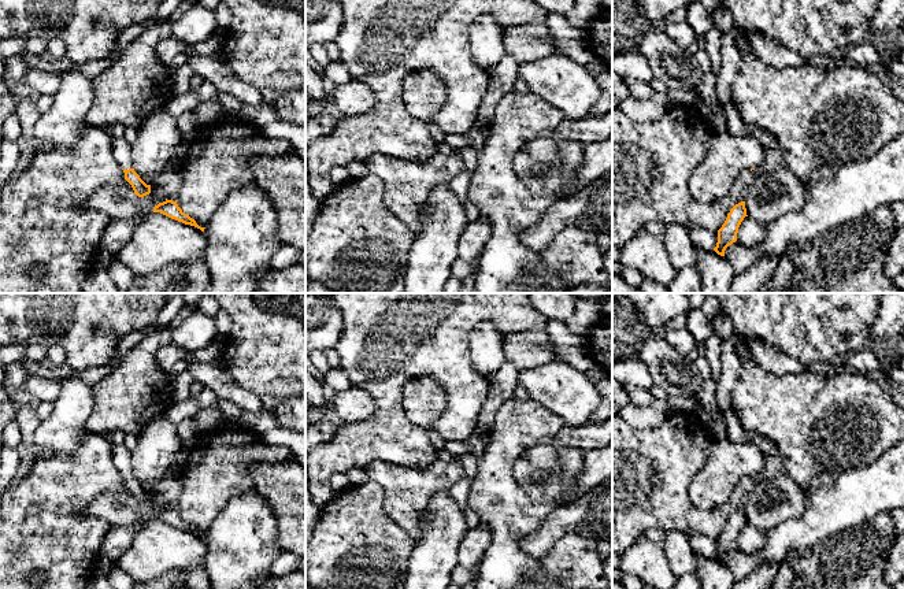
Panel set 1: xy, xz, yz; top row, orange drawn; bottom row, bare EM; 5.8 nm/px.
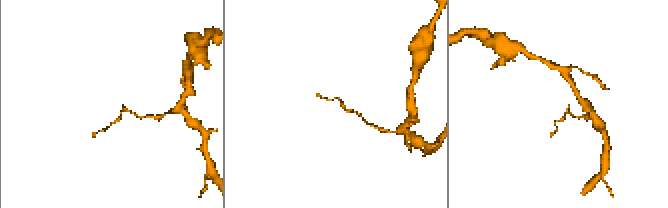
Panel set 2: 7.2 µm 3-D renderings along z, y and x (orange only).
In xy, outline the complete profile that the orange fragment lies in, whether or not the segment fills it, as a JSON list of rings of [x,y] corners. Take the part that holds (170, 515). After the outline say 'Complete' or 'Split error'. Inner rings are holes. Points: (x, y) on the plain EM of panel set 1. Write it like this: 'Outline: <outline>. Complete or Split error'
Outline: [[[166,507],[163,510],[159,510],[153,514],[153,519],[160,519],[171,526],[175,526],[178,529],[182,529],[185,531],[194,533],[204,538],[205,534],[200,534],[194,526],[192,526],[189,522],[186,522],[177,511],[177,508]]]. Complete

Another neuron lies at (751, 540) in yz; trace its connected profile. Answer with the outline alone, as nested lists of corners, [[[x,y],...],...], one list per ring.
[[[745,523],[738,534],[737,548],[745,553],[756,553],[763,549],[764,544],[766,530]]]

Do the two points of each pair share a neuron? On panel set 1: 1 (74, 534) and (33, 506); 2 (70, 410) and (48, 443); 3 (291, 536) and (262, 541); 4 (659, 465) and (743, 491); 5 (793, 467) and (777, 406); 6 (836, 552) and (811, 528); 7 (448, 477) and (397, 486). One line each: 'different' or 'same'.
1: same
2: same
3: different
4: same
5: same
6: different
7: same

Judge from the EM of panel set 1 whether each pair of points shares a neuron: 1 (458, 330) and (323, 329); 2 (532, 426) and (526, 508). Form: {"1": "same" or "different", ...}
{"1": "different", "2": "same"}

